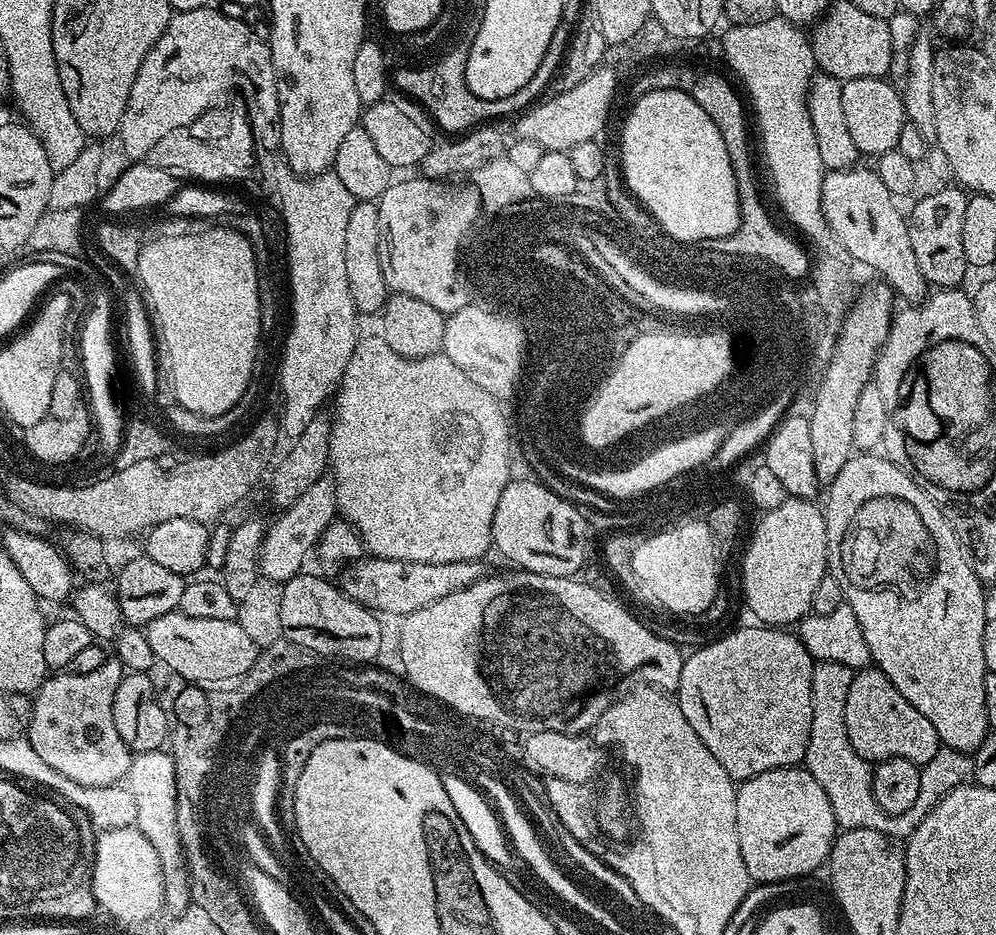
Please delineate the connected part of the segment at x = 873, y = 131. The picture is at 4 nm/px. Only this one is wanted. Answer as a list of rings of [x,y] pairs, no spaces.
[[[871,76],[842,83],[842,118],[846,118],[854,146],[858,146],[865,157],[875,158],[895,148],[898,134],[902,134],[902,126],[906,122],[903,95],[897,89],[895,92],[888,82],[887,79]]]

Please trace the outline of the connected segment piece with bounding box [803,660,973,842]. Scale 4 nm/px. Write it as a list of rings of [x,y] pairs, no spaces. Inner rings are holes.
[[[821,660],[813,667],[812,721],[808,731],[808,745],[804,751],[803,763],[809,774],[817,780],[818,786],[822,786],[830,804],[830,810],[841,829],[869,828],[878,830],[883,836],[904,842],[940,799],[953,792],[955,788],[963,787],[972,780],[973,762],[967,753],[941,747],[932,763],[925,764],[920,768],[918,798],[914,798],[914,806],[910,806],[908,812],[897,816],[882,811],[874,802],[872,768],[869,761],[862,759],[852,749],[844,725],[846,694],[853,675],[853,669],[829,660]]]

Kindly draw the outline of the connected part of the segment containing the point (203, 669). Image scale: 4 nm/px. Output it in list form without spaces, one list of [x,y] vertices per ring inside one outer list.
[[[178,610],[147,621],[146,635],[155,659],[169,673],[177,672],[196,686],[206,678],[233,677],[249,671],[258,653],[258,645],[236,620],[190,618]]]

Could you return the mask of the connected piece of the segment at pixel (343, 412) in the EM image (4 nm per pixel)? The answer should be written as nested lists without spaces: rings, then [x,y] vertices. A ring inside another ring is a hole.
[[[376,338],[357,343],[334,400],[335,396],[330,475],[336,484],[339,515],[351,525],[363,547],[384,560],[445,564],[481,559],[492,544],[494,510],[504,489],[502,474],[508,473],[502,422],[483,393],[462,382],[438,354],[408,360],[390,350],[384,339]]]

